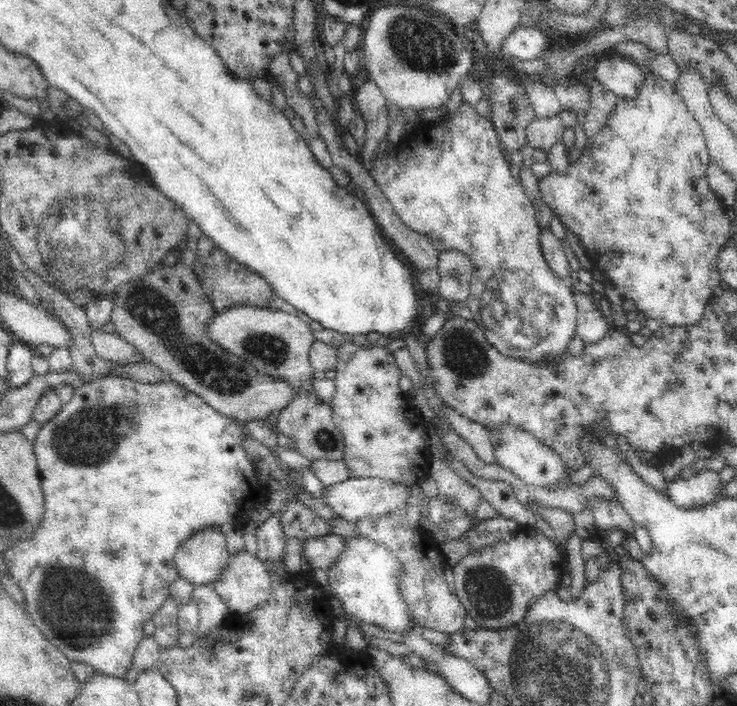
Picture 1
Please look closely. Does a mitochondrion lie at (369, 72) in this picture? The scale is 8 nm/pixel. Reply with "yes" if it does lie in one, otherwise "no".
no

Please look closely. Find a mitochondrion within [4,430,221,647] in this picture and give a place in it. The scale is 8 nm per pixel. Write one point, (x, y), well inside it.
(71, 592)

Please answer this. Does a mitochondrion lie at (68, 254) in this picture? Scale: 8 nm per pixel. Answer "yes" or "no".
yes

